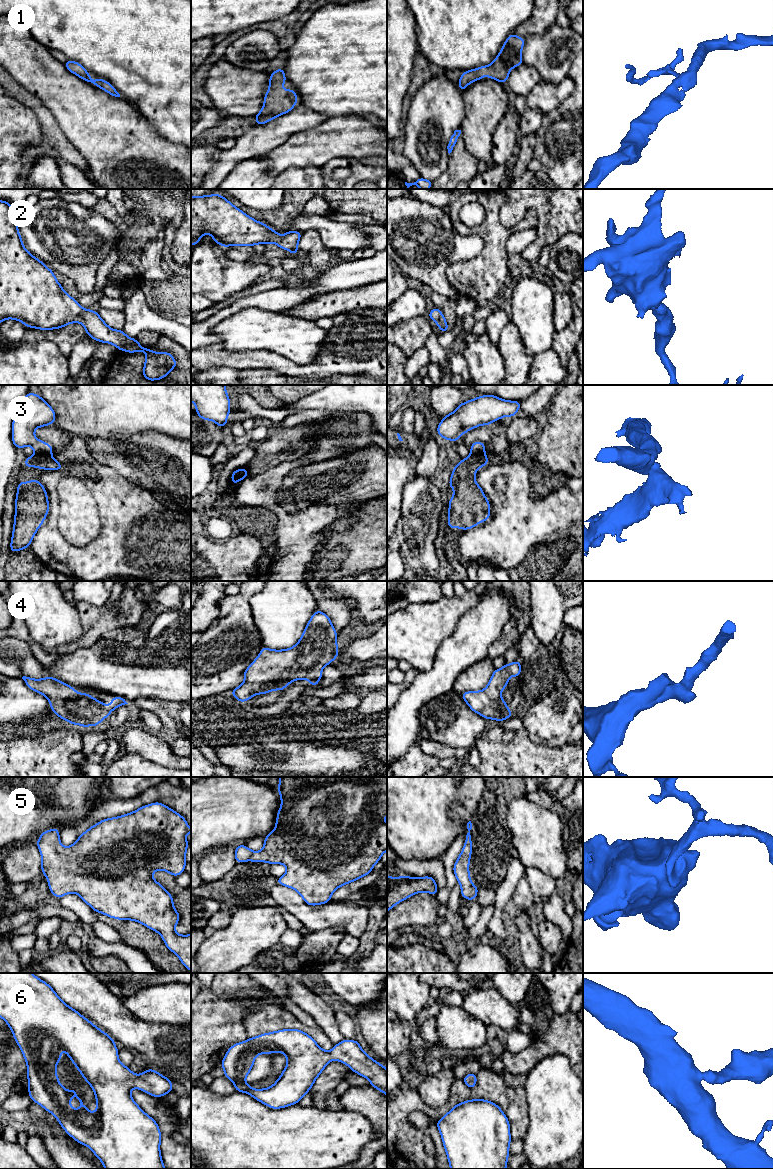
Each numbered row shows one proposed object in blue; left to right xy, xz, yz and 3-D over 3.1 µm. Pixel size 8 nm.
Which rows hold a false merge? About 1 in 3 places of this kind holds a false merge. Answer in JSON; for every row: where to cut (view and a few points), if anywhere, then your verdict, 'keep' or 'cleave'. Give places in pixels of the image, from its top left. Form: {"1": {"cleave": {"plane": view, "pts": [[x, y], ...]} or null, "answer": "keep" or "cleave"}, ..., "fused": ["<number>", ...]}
{"1": {"cleave": null, "answer": "keep"}, "2": {"cleave": null, "answer": "keep"}, "3": {"cleave": {"plane": "xy", "pts": [[35, 452], [48, 452], [50, 454]]}, "answer": "cleave"}, "4": {"cleave": null, "answer": "keep"}, "5": {"cleave": null, "answer": "keep"}, "6": {"cleave": null, "answer": "keep"}, "fused": ["3"]}

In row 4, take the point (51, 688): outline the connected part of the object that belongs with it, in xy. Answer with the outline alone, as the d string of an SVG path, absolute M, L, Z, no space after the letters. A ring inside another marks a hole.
M23 676L22 679L29 689L44 695L51 710L72 726L97 726L117 707L128 704L124 698L115 696L107 707L88 693L78 693L75 688L51 676L43 679Z

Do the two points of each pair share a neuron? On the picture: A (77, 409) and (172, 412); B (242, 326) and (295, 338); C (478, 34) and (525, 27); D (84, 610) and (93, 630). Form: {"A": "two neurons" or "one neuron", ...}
{"A": "one neuron", "B": "one neuron", "C": "two neurons", "D": "one neuron"}

